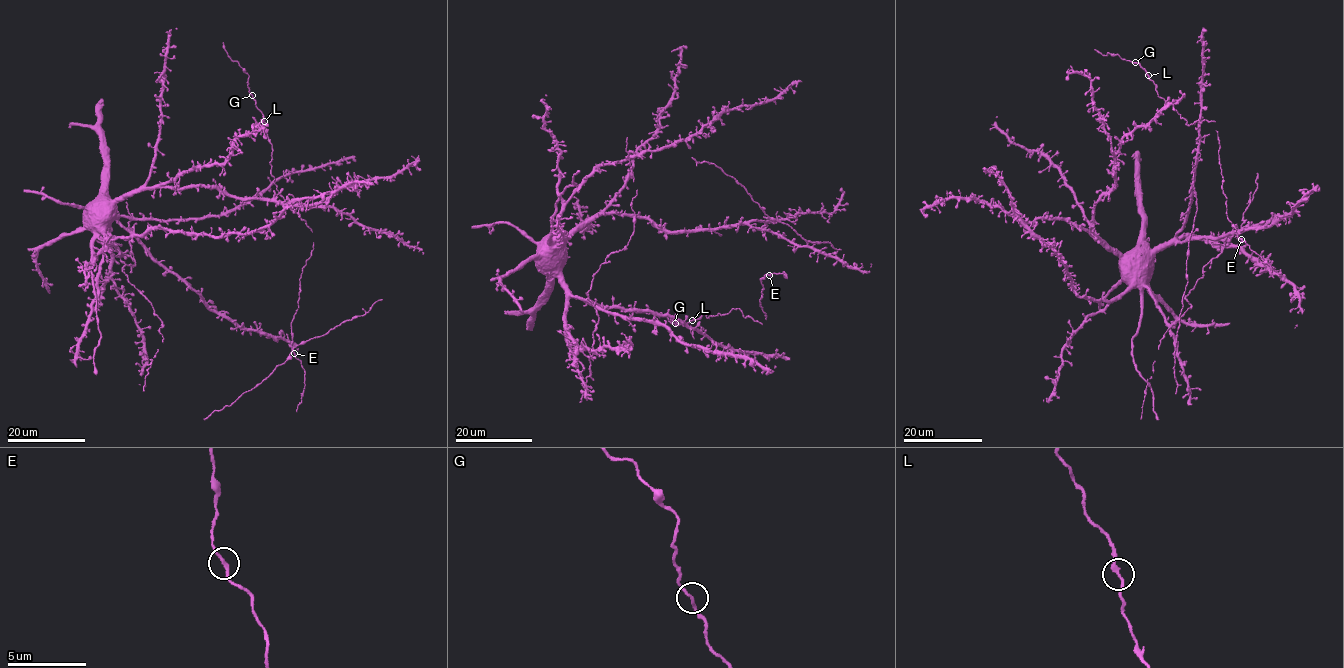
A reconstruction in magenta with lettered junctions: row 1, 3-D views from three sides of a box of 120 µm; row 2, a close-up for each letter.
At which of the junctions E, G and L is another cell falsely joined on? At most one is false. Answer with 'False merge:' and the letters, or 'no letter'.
False merge: no letter

